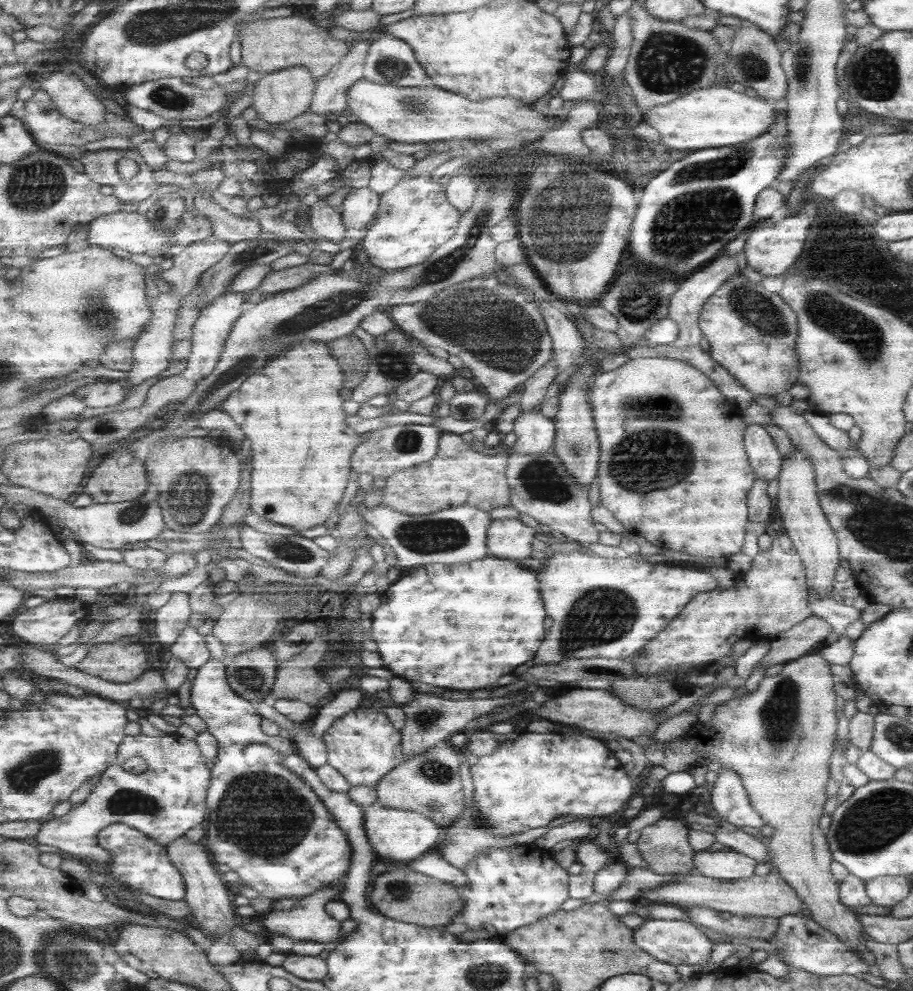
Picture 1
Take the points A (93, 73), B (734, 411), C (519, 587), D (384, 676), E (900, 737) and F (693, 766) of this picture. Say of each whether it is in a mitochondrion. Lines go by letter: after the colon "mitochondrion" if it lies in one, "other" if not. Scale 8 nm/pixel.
A: other
B: other
C: other
D: other
E: mitochondrion
F: other

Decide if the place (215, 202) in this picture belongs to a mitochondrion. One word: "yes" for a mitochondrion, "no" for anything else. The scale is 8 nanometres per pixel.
no

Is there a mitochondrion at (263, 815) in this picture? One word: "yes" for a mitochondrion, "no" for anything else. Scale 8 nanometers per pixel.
yes

